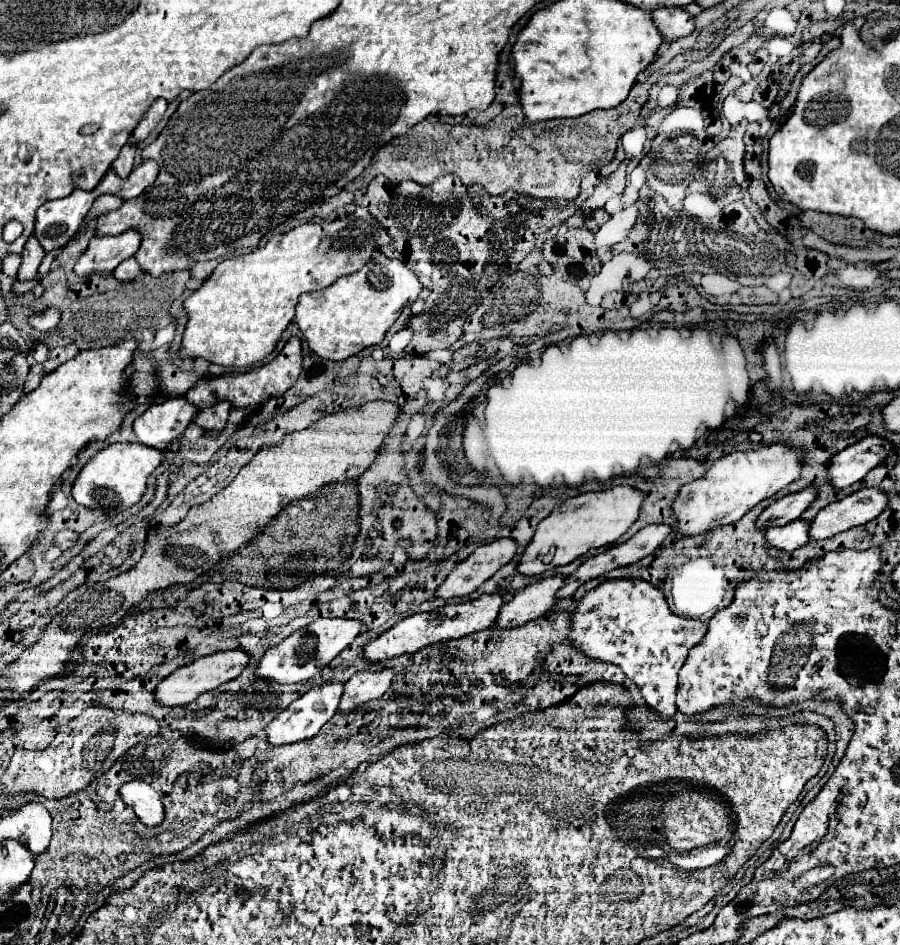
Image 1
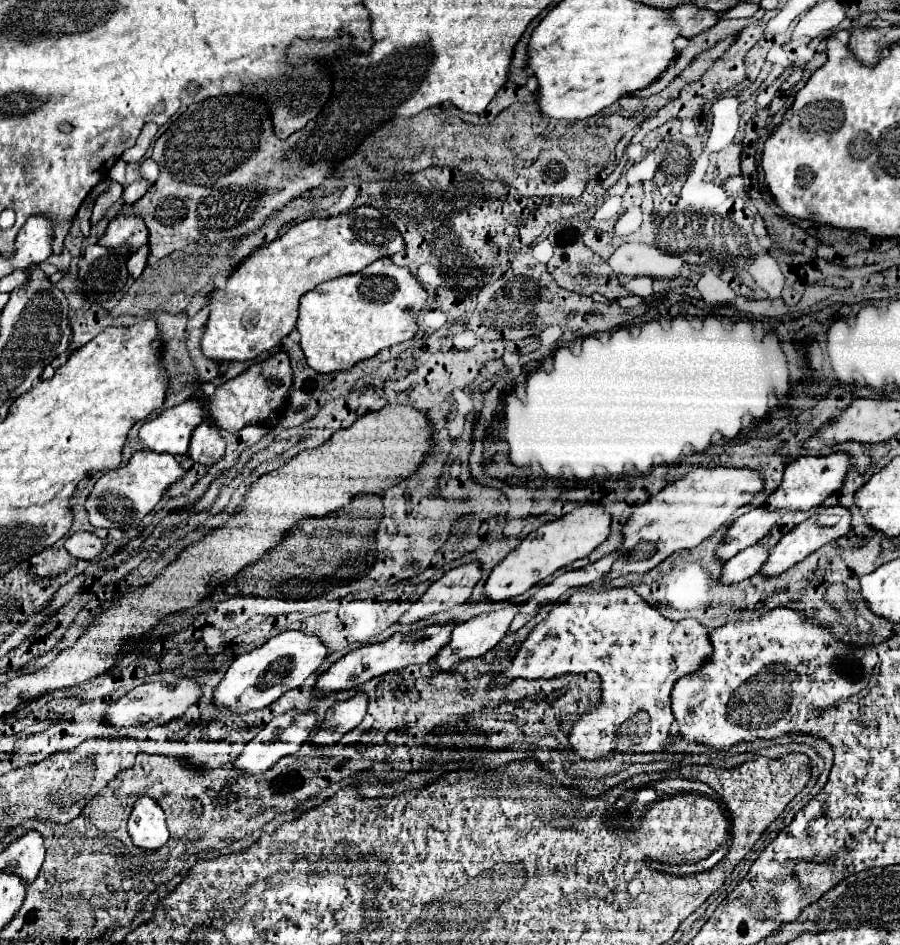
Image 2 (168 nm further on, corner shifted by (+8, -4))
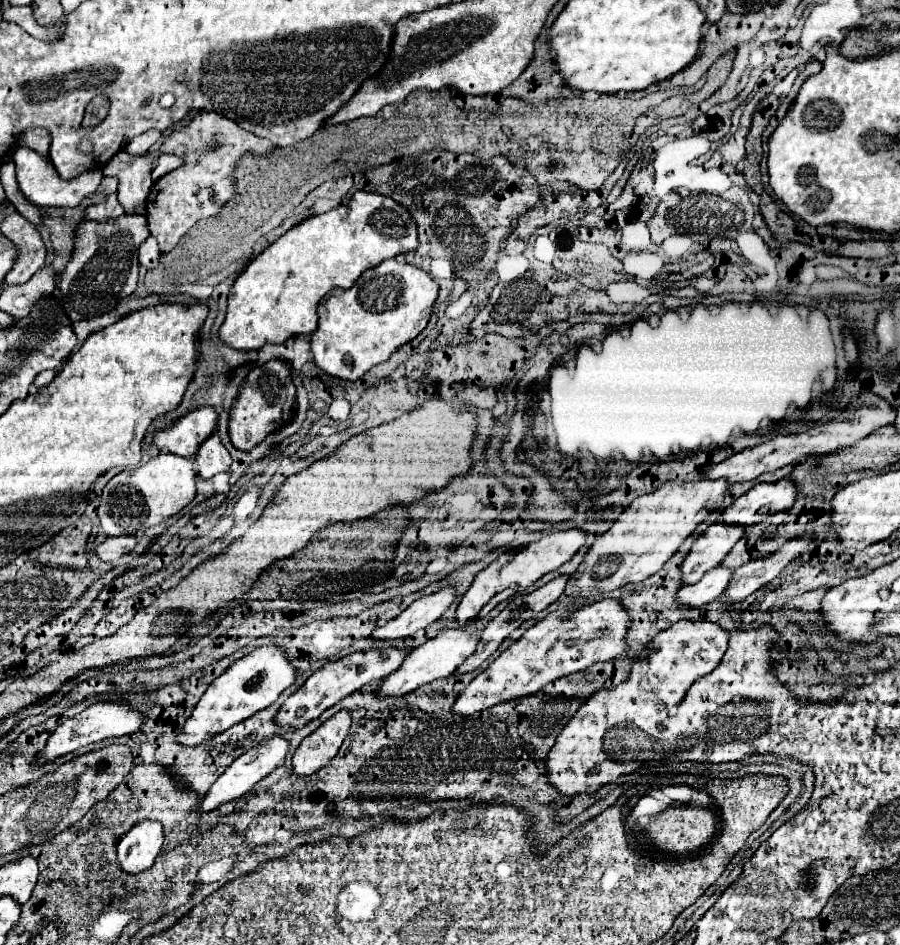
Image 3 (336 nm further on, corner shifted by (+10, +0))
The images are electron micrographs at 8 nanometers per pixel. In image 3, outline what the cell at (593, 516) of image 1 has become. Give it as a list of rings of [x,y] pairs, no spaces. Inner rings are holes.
[[[566,530],[566,532],[550,532],[544,534],[538,542],[524,546],[524,550],[512,552],[510,560],[500,566],[500,558],[494,560],[490,566],[486,566],[482,572],[476,574],[472,586],[468,588],[468,592],[462,596],[456,612],[454,612],[454,620],[460,626],[466,626],[466,622],[484,618],[494,606],[498,606],[500,602],[508,600],[510,596],[524,592],[528,586],[532,586],[536,580],[540,580],[544,574],[560,568],[564,562],[568,562],[578,550],[580,546],[586,542],[586,532],[582,530]]]

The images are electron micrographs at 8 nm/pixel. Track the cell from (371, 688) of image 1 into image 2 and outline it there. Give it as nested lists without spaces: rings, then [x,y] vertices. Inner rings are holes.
[[[358,690],[352,698],[344,700],[344,702],[336,702],[324,716],[324,722],[320,724],[320,730],[310,738],[310,742],[314,744],[336,744],[340,742],[340,738],[356,728],[362,718],[366,716],[366,708],[368,708],[368,696],[366,692]]]

